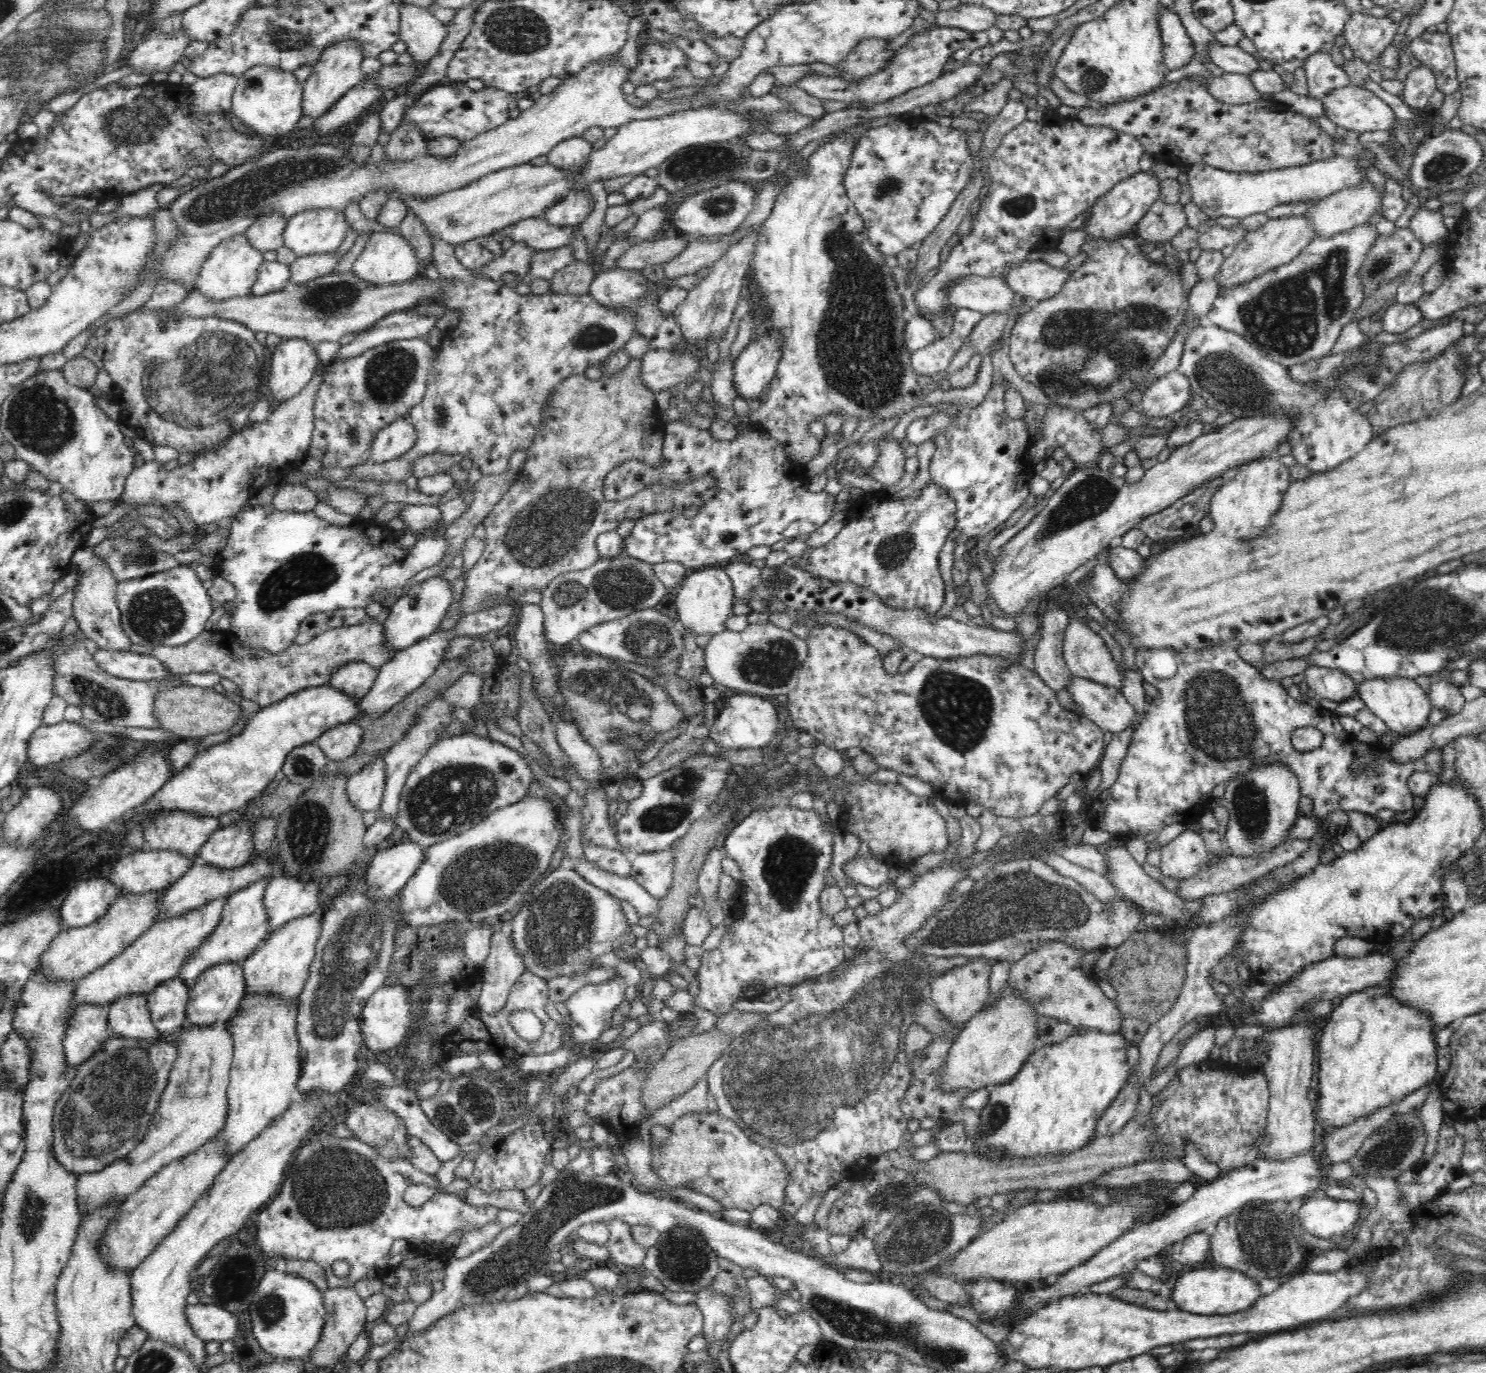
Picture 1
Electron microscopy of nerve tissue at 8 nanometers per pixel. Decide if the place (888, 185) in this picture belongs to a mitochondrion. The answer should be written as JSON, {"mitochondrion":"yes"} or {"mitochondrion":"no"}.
{"mitochondrion":"yes"}

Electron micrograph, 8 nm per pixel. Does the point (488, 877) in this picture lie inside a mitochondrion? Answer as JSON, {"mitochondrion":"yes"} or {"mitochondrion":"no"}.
{"mitochondrion":"yes"}

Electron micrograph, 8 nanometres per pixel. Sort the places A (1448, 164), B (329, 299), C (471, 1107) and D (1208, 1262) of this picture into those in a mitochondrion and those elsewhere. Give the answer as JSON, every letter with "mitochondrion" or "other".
{"A":"mitochondrion","B":"mitochondrion","C":"mitochondrion","D":"other"}

